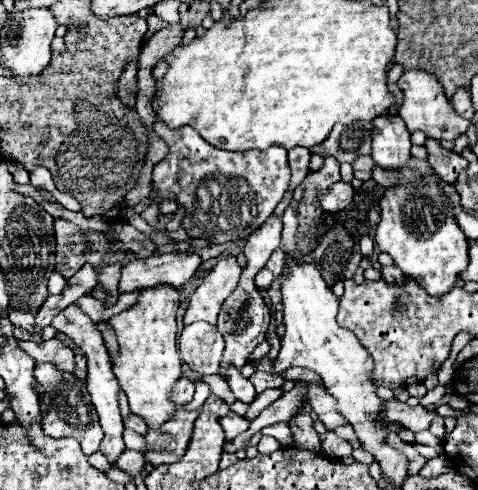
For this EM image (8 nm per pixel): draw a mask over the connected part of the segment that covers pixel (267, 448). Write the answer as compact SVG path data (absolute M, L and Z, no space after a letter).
M263 436L257 448L259 448L259 452L261 452L261 454L271 454L271 452L279 450L279 448L281 448L281 444L279 444L275 438L271 438L271 436Z

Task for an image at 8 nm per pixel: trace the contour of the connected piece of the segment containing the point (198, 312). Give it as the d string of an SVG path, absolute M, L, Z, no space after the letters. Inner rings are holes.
M235 256L219 260L201 286L193 292L185 312L185 324L193 324L197 320L217 324L217 314L225 298L229 298L229 294L237 288L239 276L241 266L237 264Z

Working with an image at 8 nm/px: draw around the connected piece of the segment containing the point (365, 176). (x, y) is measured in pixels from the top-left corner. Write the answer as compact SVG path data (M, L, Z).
M359 156L355 162L353 162L353 174L355 174L355 178L359 178L359 180L371 180L371 170L373 170L373 166L375 166L375 162L373 162L373 158L371 156Z

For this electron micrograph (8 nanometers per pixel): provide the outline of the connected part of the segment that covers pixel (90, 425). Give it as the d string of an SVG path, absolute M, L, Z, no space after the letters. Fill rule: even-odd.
M37 364L35 368L35 380L43 386L43 394L39 398L41 412L43 412L43 432L51 438L75 438L81 444L81 450L85 456L91 456L99 450L99 444L103 440L103 430L99 426L99 416L91 404L91 396L87 392L85 382L75 378L73 374L59 372L53 364Z

